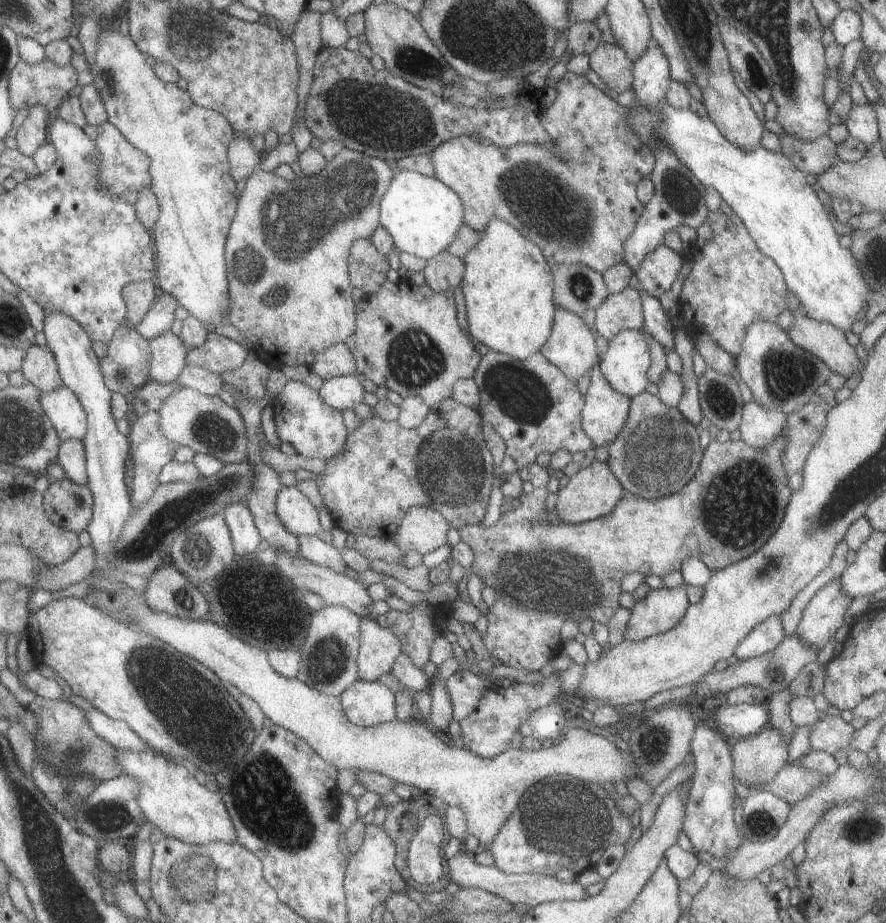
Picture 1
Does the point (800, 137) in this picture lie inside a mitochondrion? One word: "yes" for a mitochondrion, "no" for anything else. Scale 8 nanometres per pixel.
no

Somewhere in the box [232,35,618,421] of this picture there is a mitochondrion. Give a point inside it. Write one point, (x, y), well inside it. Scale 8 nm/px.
(549, 208)

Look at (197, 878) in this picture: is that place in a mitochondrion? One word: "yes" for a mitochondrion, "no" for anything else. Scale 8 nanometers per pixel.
yes

